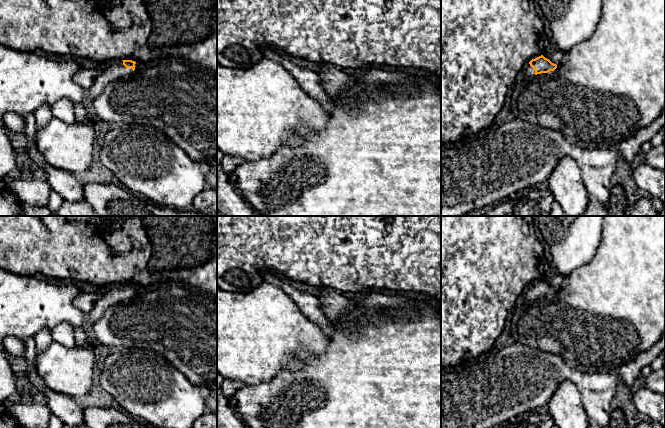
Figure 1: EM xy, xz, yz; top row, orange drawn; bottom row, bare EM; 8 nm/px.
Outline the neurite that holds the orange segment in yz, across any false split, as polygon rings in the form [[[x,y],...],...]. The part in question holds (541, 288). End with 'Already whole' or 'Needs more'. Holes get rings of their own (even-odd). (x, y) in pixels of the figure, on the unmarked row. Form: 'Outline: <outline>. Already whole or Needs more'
Outline: [[[541,279],[527,287],[524,293],[526,299],[533,300],[554,295],[556,292],[556,288],[552,287],[549,283]]]. Needs more

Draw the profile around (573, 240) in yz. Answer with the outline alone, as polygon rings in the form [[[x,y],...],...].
[[[537,216],[538,228],[550,247],[557,275],[568,277],[575,269],[589,263],[601,242],[605,216]]]

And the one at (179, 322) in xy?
[[[182,283],[138,292],[110,306],[94,323],[92,338],[112,349],[142,348],[161,354],[199,388],[217,390],[217,298]]]

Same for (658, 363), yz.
[[[661,352],[658,357],[656,357],[650,364],[652,371],[657,371],[658,369],[664,368],[665,365],[665,353]]]

